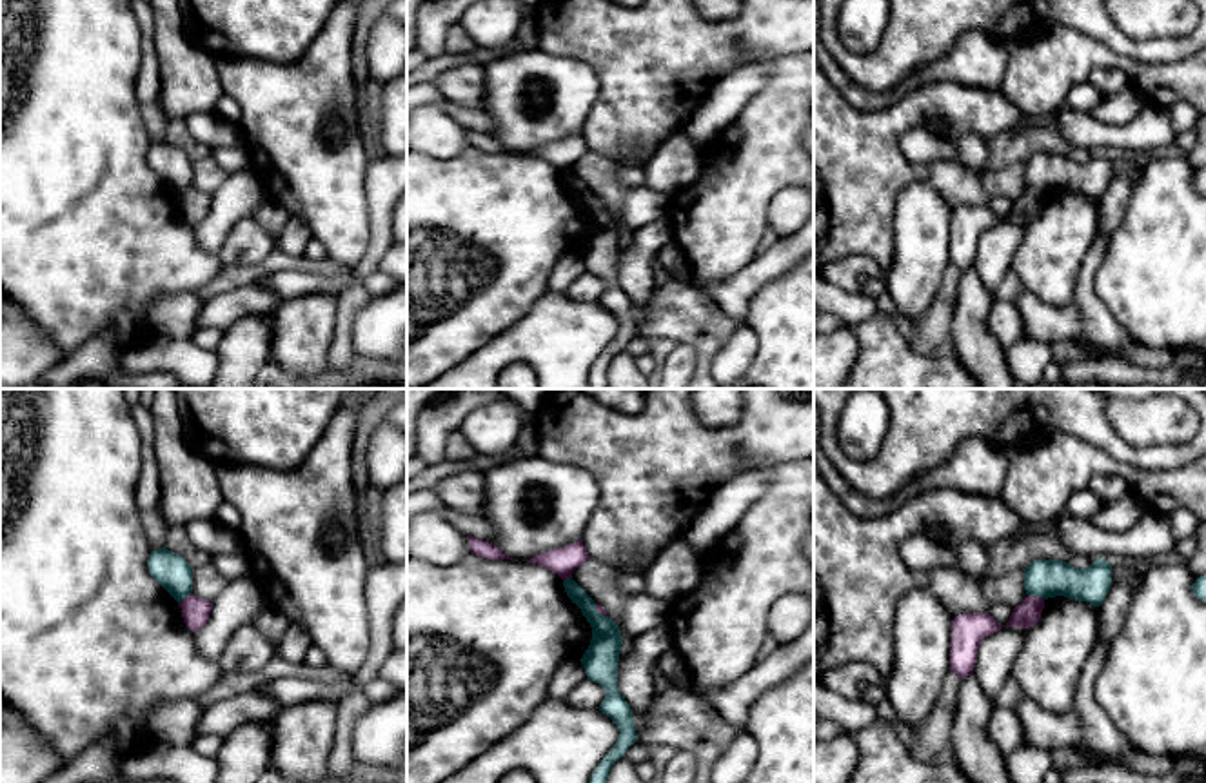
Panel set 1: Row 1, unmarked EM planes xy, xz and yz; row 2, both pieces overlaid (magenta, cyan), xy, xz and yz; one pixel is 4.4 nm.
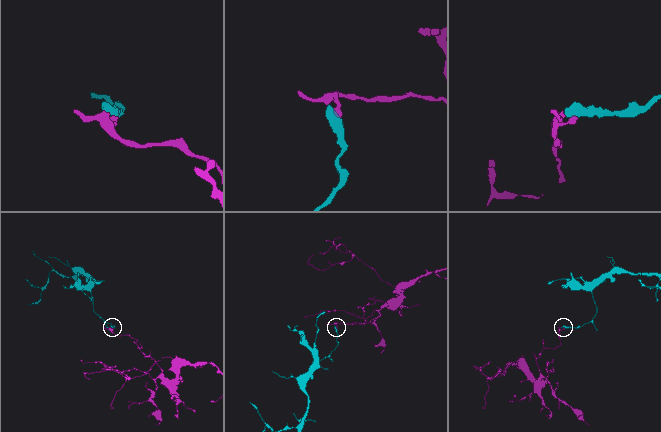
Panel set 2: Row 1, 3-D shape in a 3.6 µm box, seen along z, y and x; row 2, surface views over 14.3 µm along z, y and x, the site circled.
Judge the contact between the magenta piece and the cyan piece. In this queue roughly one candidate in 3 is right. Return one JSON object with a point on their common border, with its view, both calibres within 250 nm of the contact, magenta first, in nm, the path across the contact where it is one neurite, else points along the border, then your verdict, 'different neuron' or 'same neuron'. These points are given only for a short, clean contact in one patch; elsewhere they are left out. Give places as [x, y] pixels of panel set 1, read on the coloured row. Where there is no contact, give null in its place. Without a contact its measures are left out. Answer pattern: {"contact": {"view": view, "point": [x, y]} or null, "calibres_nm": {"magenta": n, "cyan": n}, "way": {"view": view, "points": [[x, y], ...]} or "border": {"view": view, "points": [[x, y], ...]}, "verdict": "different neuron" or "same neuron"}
{"contact": {"view": "yz", "point": [1036, 596]}, "calibres_nm": {"magenta": 110, "cyan": 180}, "border": {"view": "yz", "points": [[1028, 594], [1043, 600]]}, "verdict": "different neuron"}

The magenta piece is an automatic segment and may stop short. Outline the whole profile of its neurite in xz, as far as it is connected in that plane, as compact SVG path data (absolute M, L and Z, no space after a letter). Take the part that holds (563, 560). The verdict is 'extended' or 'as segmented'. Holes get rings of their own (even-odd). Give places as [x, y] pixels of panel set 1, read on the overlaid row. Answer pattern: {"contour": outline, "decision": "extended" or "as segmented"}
{"contour": "M574 541L565 547L558 547L549 552L536 554L530 560L523 560L529 563L538 563L541 567L547 567L554 574L558 574L563 581L572 576L572 572L581 567L588 560L588 552L581 541Z", "decision": "as segmented"}

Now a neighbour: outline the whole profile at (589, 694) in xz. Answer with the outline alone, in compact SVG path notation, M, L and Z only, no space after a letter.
M585 678L565 696L565 701L576 710L596 710L605 699L605 694L607 692L599 683Z

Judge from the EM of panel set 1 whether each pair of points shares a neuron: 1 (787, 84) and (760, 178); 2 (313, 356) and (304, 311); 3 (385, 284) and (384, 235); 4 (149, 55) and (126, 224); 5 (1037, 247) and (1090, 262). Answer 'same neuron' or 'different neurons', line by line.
1: same neuron
2: same neuron
3: different neurons
4: different neurons
5: different neurons

